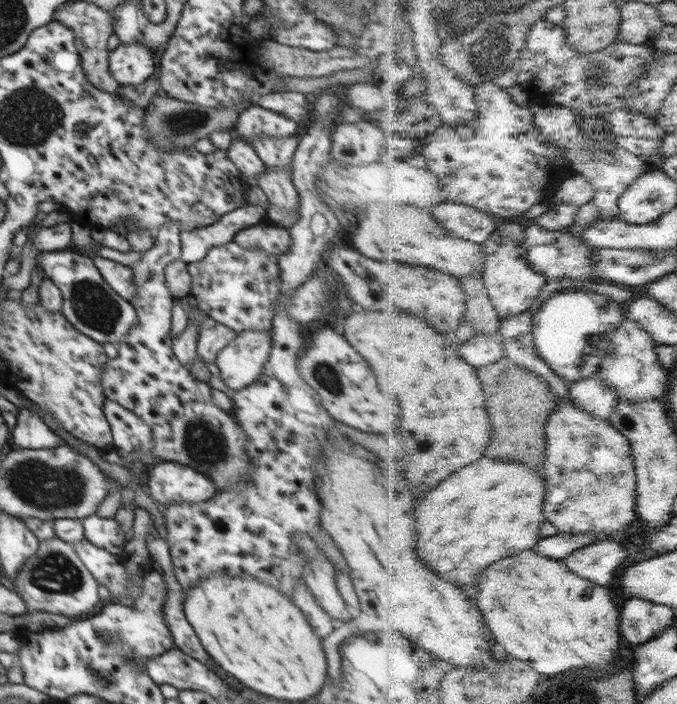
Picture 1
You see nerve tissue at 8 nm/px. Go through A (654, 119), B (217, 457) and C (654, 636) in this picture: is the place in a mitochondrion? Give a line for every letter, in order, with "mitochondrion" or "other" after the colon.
A: other
B: mitochondrion
C: other

